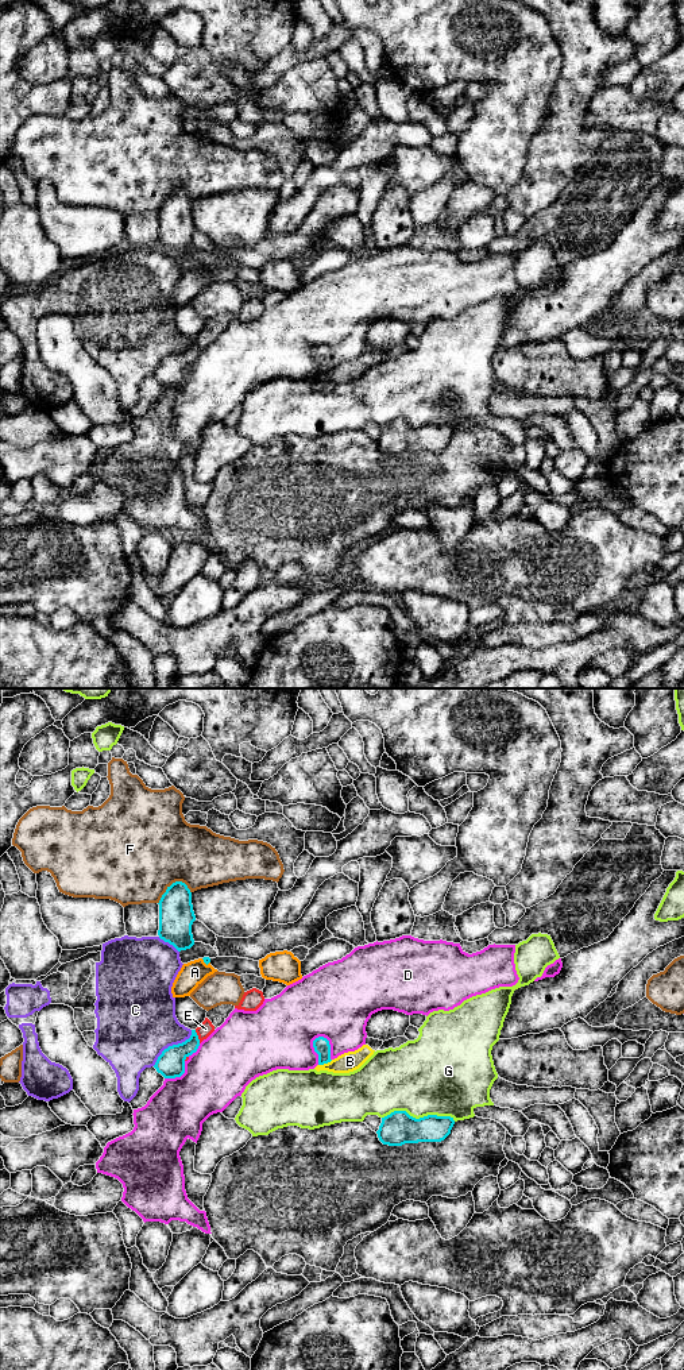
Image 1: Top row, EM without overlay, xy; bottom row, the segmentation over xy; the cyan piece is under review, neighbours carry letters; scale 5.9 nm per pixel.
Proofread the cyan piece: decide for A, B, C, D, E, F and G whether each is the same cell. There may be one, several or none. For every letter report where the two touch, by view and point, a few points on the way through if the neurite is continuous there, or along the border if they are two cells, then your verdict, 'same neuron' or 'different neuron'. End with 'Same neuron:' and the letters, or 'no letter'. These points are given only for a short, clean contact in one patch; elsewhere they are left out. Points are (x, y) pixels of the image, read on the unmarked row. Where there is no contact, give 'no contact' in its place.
A: meets cyan in xy at (205, 271); different neuron
B: meets cyan in xy at (325, 371); border along xy (332, 369), (319, 374); different neuron
C: meets cyan in xy at (173, 354); different neuron
D: meets cyan in xy at (313, 355); different neuron
E: meets cyan in xy at (197, 346); different neuron
F: meets cyan in xy at (172, 193); different neuron
G: meets cyan in xy at (420, 427); different neuron
Same neuron: no letter

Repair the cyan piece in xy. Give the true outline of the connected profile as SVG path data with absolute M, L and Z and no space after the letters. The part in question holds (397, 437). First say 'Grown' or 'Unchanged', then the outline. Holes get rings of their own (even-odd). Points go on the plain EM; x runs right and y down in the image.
Unchanged. M394 420L382 427L376 443L379 449L389 455L441 451L451 443L453 433L455 429L451 425L428 424L416 428L406 420Z

